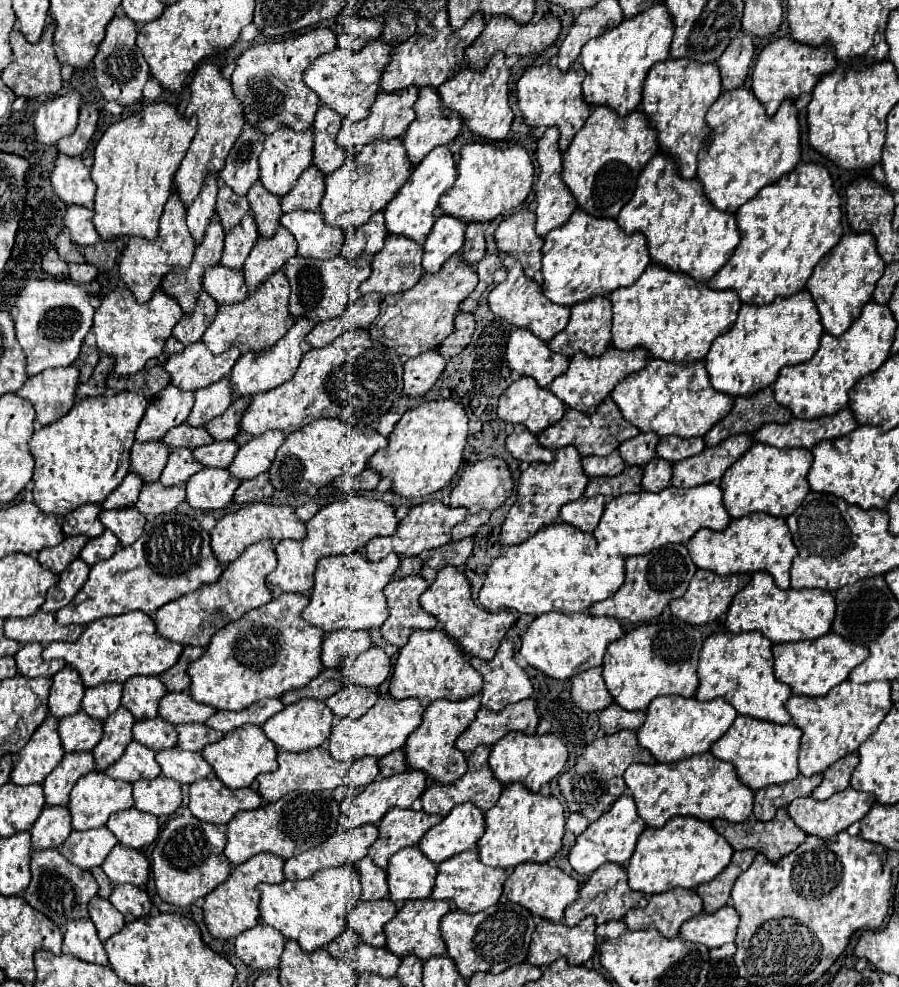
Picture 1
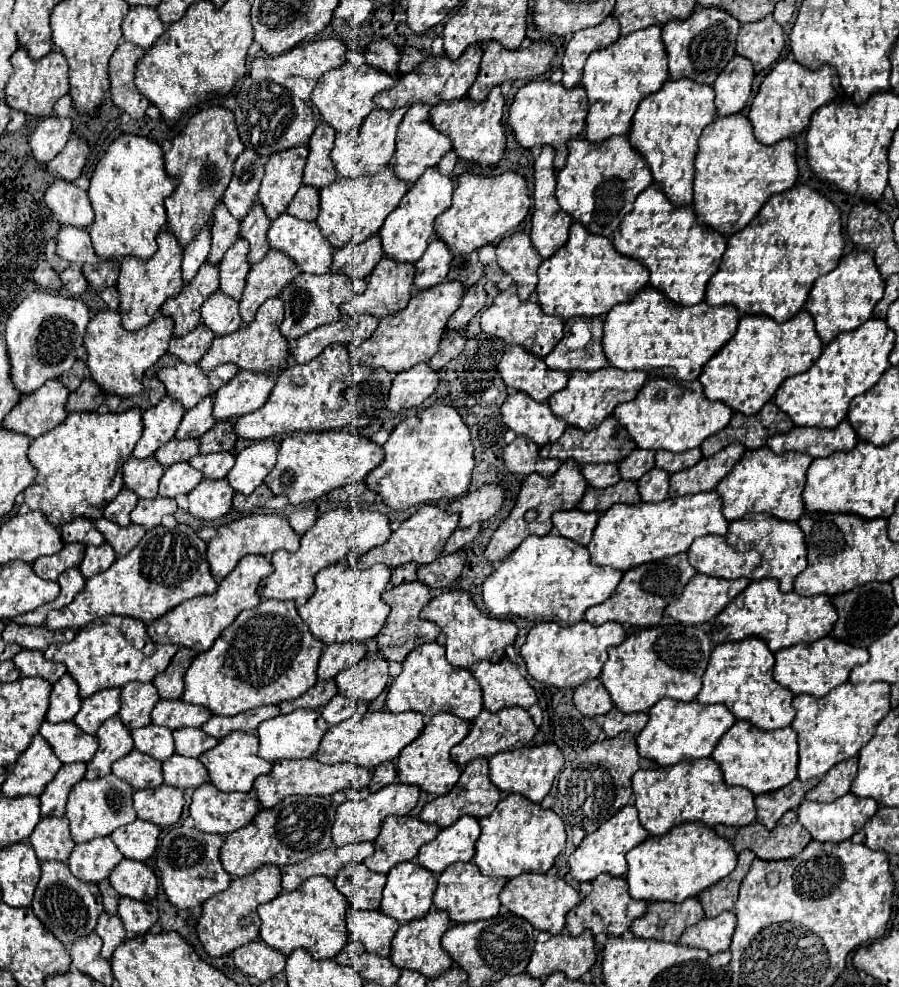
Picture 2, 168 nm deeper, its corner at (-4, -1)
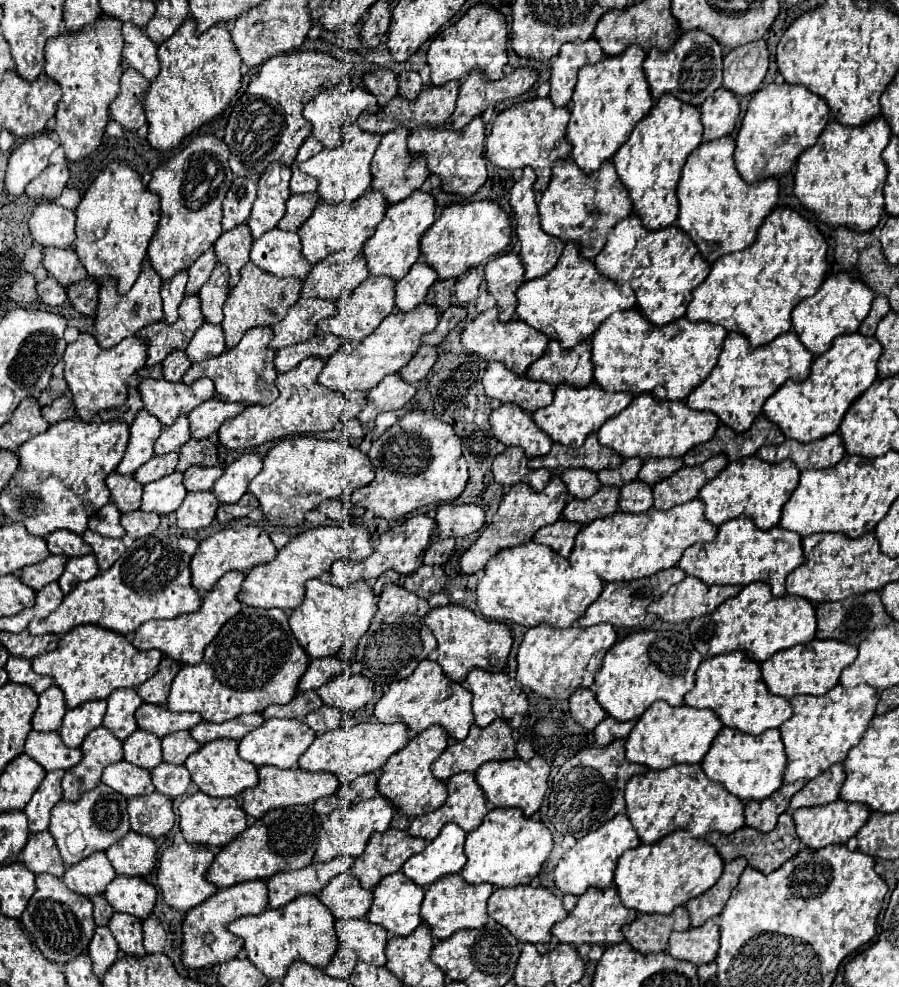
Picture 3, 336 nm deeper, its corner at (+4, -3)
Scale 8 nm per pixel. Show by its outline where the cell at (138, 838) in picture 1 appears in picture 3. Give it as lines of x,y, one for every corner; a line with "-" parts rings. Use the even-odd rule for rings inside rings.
128,832
120,844
114,844
108,848
106,856
116,870
116,874
122,876
148,876
156,866
156,844
148,836
140,836
138,832

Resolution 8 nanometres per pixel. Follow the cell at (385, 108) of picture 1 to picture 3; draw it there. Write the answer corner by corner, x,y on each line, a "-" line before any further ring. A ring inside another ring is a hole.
358,124
346,126
344,128
344,138
342,144
334,150
322,150
320,154
312,156
310,160
300,164
300,170
306,174
312,174
318,180
318,196
322,202
326,204
340,204
340,202
354,202
358,200
372,182
370,176
370,160
380,144
382,136
364,136
364,132
360,132

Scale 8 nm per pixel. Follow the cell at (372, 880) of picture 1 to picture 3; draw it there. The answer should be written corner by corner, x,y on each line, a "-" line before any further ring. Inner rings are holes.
350,872
332,878
318,898
332,912
334,920
366,918
372,906
372,892
360,888
356,876

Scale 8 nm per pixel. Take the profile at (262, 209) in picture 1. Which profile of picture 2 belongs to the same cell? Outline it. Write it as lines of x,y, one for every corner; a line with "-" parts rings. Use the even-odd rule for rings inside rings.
258,202
248,210
246,218
242,220
242,230
240,236
246,238
250,242
250,264
260,262
268,252
270,252
270,244
268,244
268,228
270,228
270,218
266,218
266,210
264,206
260,206

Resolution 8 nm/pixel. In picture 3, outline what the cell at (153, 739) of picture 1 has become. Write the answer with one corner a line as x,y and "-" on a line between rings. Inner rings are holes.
136,730
132,736
124,740
124,760
136,764
144,770
152,770
162,762
160,738
148,732

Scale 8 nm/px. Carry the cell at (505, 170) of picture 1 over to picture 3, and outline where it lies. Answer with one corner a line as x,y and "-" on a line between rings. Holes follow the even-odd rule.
482,200
482,202
472,202
472,204
452,204
448,208
444,208
440,218
424,234
422,256
424,256
424,262
436,270
438,280
450,280
450,278
462,276
470,268
484,264
492,256
506,252
508,246
510,246
510,216
506,212
502,212
502,208
496,202

